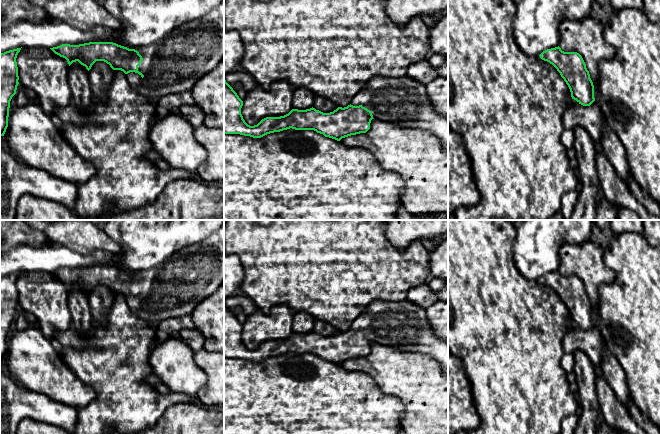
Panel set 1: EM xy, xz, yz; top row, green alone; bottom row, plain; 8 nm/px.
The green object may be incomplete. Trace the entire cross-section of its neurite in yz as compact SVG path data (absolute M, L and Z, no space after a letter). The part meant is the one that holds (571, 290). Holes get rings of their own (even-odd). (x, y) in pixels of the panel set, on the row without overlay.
M555 271L543 275L540 282L552 288L568 309L572 323L583 330L594 325L594 309L582 280L577 276L564 276Z

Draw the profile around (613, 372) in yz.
M605 345L603 347L602 354L603 360L600 365L602 373L611 389L617 395L619 401L627 407L628 402L631 399L631 395L626 383L624 371L619 365L617 359L609 352Z

